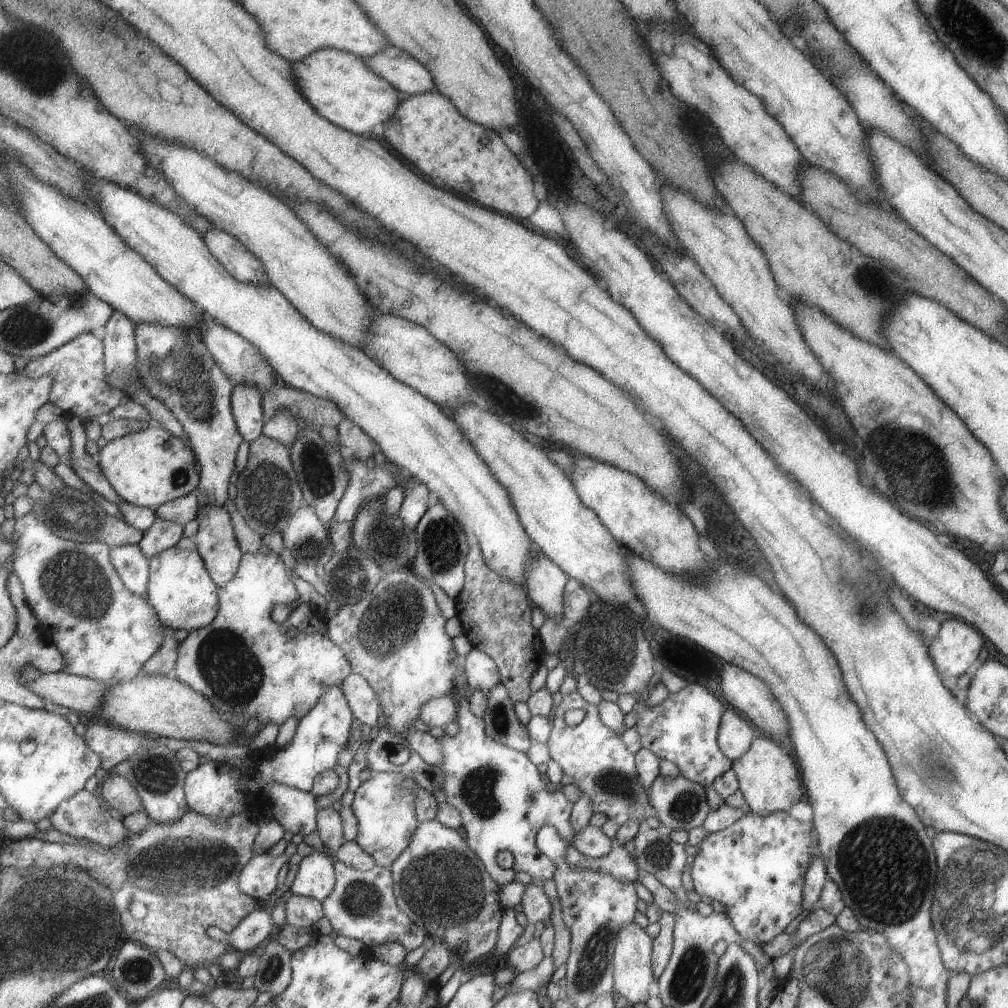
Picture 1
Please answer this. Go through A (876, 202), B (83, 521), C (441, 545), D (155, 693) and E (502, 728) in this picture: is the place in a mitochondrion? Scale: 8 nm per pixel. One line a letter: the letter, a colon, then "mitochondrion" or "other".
A: other
B: mitochondrion
C: mitochondrion
D: other
E: mitochondrion

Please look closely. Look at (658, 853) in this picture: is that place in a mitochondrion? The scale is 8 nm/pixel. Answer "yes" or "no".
yes

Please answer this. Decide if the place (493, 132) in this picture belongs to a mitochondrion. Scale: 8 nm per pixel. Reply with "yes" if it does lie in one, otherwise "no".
no

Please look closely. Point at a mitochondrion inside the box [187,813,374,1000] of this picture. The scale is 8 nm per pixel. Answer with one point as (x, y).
(274, 966)

